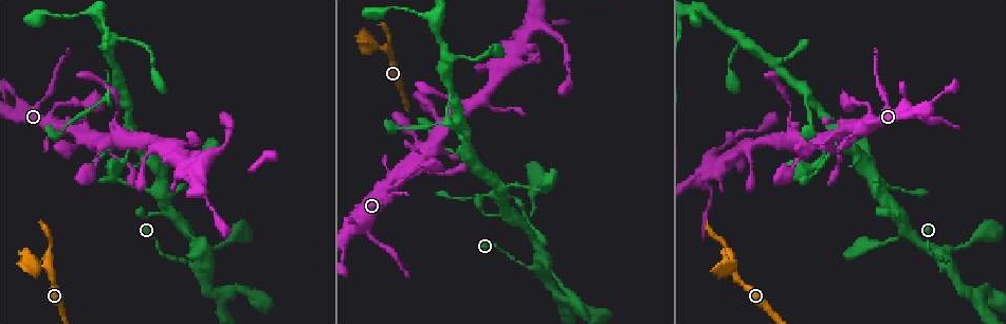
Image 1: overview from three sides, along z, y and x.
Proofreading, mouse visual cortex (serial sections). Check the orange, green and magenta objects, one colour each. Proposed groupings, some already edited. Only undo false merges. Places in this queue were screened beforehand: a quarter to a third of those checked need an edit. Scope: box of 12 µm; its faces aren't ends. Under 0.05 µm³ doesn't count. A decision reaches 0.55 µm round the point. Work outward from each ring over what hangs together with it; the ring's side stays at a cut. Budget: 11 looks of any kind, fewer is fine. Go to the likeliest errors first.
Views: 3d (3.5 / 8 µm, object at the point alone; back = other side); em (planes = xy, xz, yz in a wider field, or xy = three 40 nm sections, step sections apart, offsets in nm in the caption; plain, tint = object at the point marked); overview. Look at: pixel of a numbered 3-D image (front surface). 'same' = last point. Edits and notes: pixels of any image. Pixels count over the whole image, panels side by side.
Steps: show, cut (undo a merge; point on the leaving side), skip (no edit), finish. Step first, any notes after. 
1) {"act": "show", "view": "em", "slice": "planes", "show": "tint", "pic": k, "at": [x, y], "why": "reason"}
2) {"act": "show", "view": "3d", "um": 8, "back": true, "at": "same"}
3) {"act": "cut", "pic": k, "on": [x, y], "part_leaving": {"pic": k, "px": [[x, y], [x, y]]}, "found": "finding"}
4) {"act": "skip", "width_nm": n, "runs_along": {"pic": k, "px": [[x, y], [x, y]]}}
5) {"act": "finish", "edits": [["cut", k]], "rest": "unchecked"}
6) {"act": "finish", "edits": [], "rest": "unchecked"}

{"act": "show", "view": "3d", "um": 3.5, "pic": 1, "at": [389, 51], "why": "a narrow waist"}

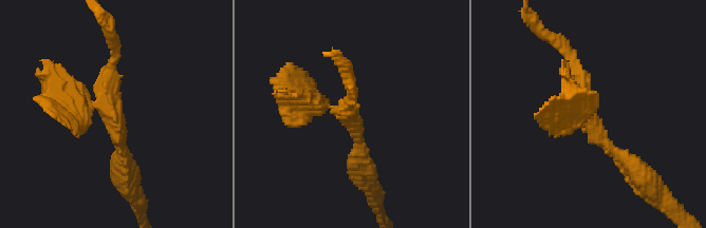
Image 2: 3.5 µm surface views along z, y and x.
{"act": "show", "view": "em", "slice": "xy", "step": 1, "show": "tint", "pic": 2, "at": [109, 107]}

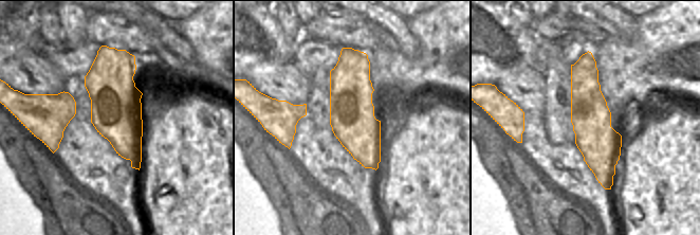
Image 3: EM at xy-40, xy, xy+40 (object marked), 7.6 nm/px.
{"act": "cut", "pic": 2, "on": [560, 130], "part_leaving": {"pic": 2, "px": [[92, 107], [62, 100], [43, 61]]}, "found": "a second cell is stuck on"}

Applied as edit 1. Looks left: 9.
{"act": "show", "view": "overview"}

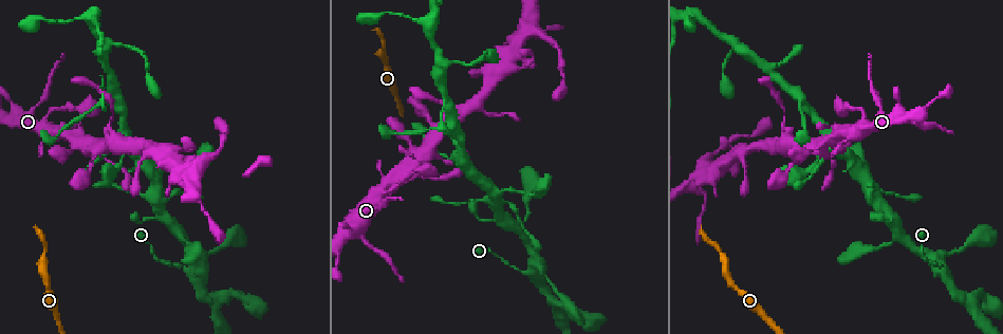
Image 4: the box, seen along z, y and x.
{"act": "show", "view": "3d", "um": 3.5, "pic": 4, "at": [532, 272], "why": "four or more arms meet"}

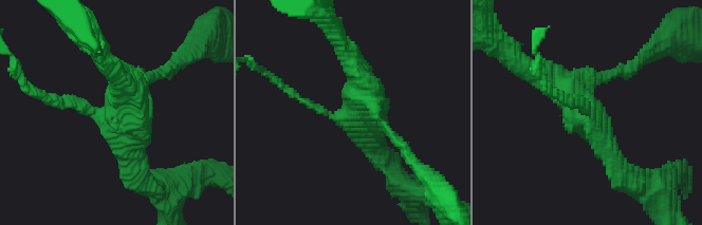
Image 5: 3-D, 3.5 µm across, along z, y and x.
{"act": "show", "view": "em", "slice": "xy", "step": 3, "show": "tint", "pic": 5, "at": [115, 117], "why": "shape alone is not enough"}

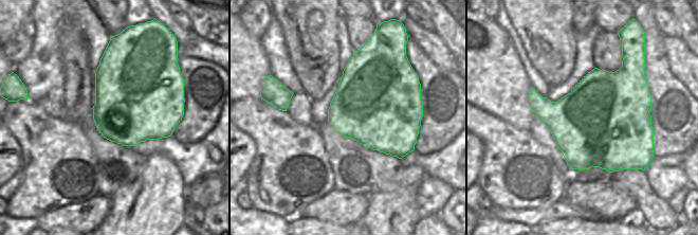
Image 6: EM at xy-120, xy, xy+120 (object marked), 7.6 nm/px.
{"act": "show", "view": "em", "slice": "xy", "step": 5, "show": "tint", "at": "same", "why": "another direction"}

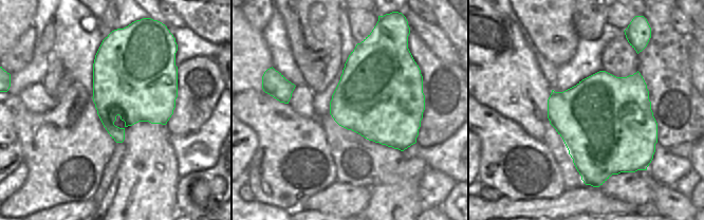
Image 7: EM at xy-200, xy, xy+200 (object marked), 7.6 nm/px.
{"act": "skip", "runs_along": {"pic": 5, "px": [[293, 94], [348, 118], [365, 105], [355, 67]]}, "found": "one cell here"}

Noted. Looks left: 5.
{"act": "show", "view": "3d", "um": 3.5, "pic": 4, "at": [116, 137], "why": "thin arm on a thick one"}

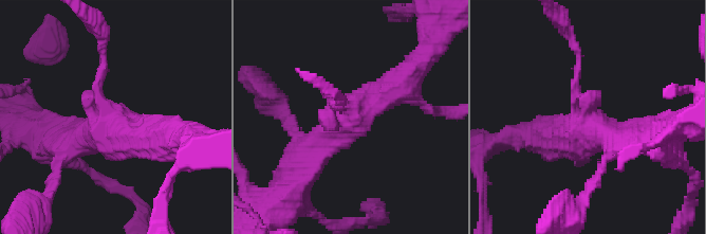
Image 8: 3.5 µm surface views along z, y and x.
{"act": "show", "view": "em", "slice": "xy", "step": 5, "show": "tint", "pic": 8, "at": [580, 115]}

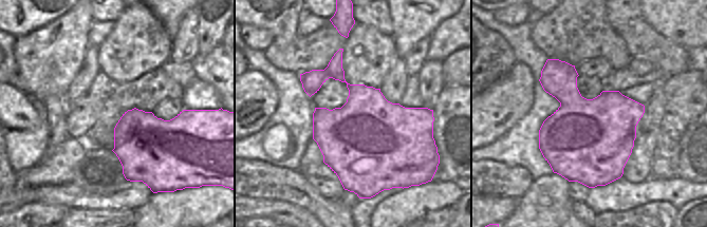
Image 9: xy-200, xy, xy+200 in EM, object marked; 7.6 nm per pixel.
{"act": "show", "view": "em", "slice": "planes", "show": "tint", "at": "same"}

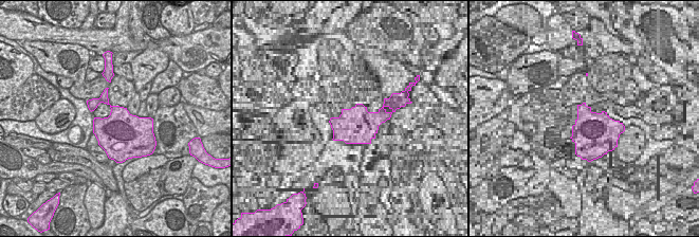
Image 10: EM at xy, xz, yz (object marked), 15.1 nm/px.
{"act": "skip", "runs_along": {"pic": 8, "px": [[304, 167], [342, 121], [408, 77]]}, "found": "one cell here"}

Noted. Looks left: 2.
{"act": "finish", "edits": [["cut", 2]], "rest": "unchecked"}

